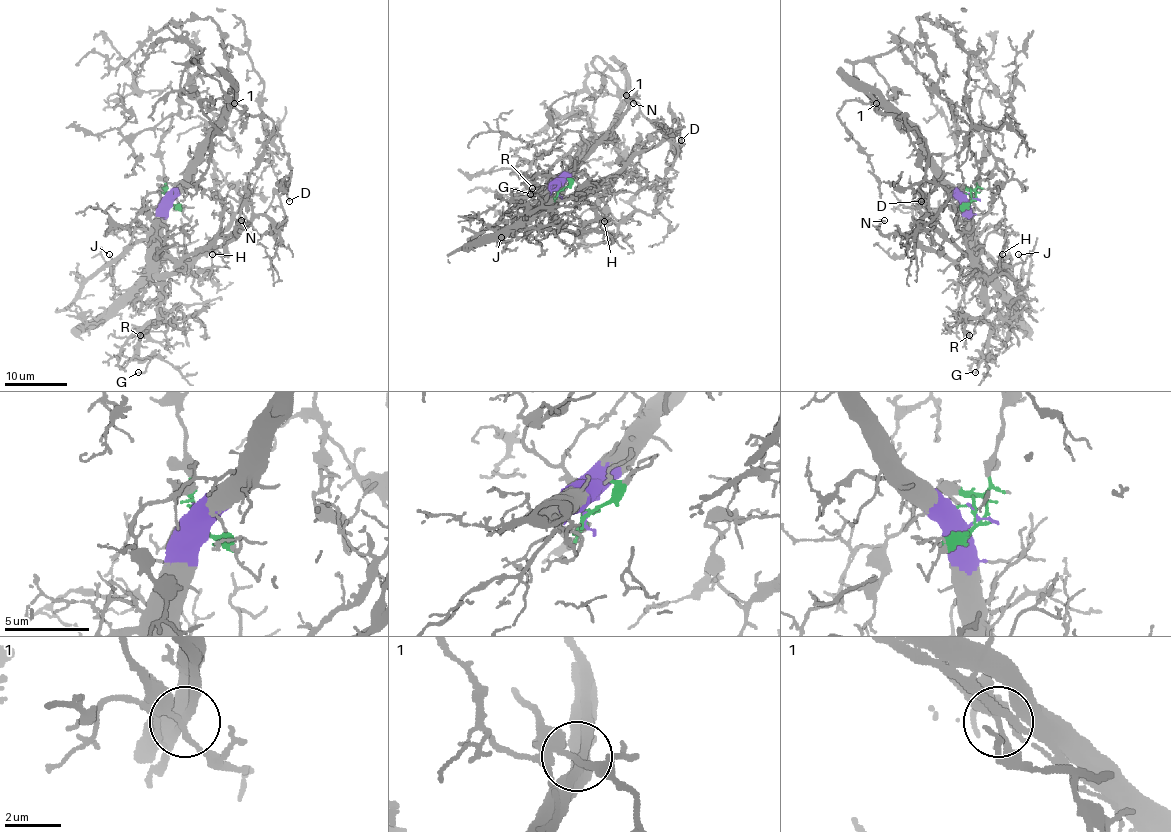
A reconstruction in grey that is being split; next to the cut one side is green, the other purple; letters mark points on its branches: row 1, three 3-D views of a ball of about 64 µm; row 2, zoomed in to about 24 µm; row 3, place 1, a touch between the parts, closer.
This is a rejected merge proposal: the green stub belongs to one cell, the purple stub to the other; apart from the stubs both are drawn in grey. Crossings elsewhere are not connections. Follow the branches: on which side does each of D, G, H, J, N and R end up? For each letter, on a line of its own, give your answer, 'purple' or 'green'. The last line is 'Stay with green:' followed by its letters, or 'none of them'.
D: green
G: purple
H: purple
J: purple
N: purple
R: purple
Stay with green: D

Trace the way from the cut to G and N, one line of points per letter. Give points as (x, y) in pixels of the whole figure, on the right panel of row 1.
G: (972, 196), (969, 203), (974, 266), (982, 281), (991, 358), (982, 360), (975, 372)
N: (972, 196), (971, 250), (956, 259), (928, 251), (912, 237), (883, 234), (878, 226), (884, 220)

